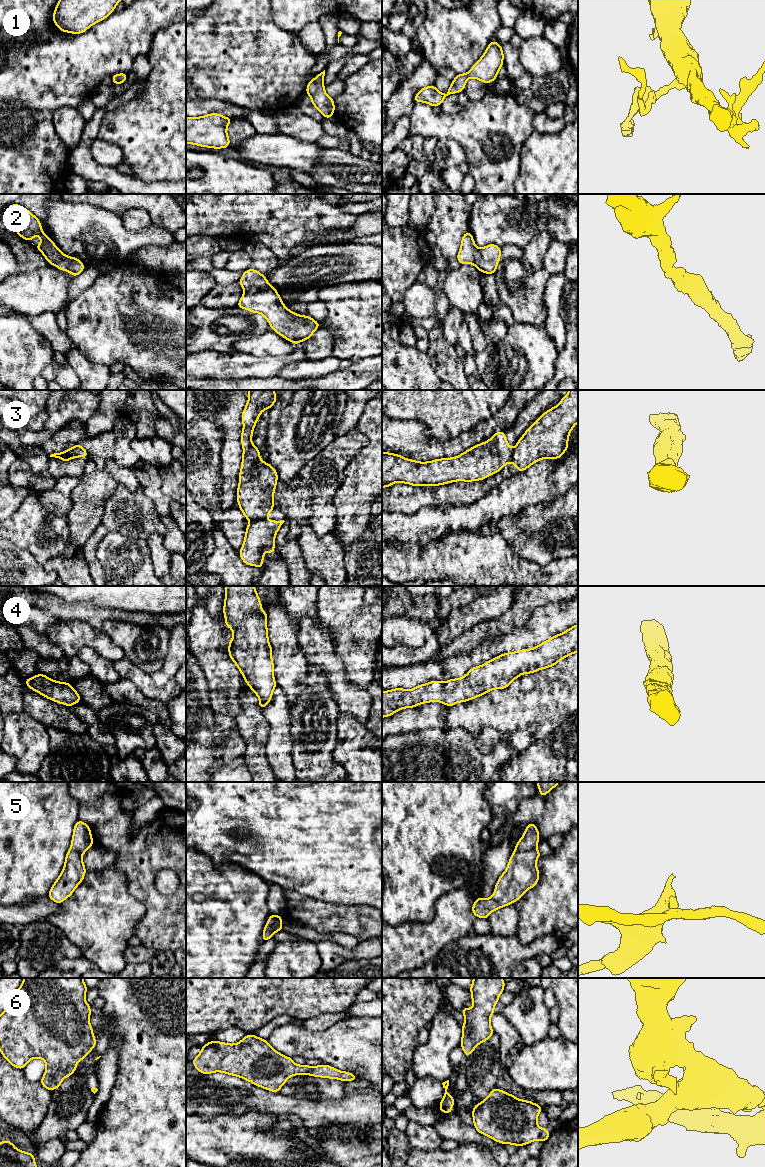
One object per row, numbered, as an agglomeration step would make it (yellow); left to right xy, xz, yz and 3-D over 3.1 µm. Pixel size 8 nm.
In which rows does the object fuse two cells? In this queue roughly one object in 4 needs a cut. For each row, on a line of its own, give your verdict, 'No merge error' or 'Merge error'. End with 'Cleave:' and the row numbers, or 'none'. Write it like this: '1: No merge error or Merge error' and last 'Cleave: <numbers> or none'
1: No merge error
2: No merge error
3: Merge error
4: No merge error
5: Merge error
6: No merge error
Cleave: 3, 5

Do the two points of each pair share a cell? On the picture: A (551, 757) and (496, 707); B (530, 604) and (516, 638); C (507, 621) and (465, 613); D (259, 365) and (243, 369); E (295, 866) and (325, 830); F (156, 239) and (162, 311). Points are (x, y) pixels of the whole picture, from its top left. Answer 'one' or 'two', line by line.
A: two
B: two
C: two
D: one
E: one
F: two

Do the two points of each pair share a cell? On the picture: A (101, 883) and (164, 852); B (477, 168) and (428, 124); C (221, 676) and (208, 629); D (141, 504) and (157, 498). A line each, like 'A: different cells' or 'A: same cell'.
A: different cells
B: same cell
C: same cell
D: different cells

